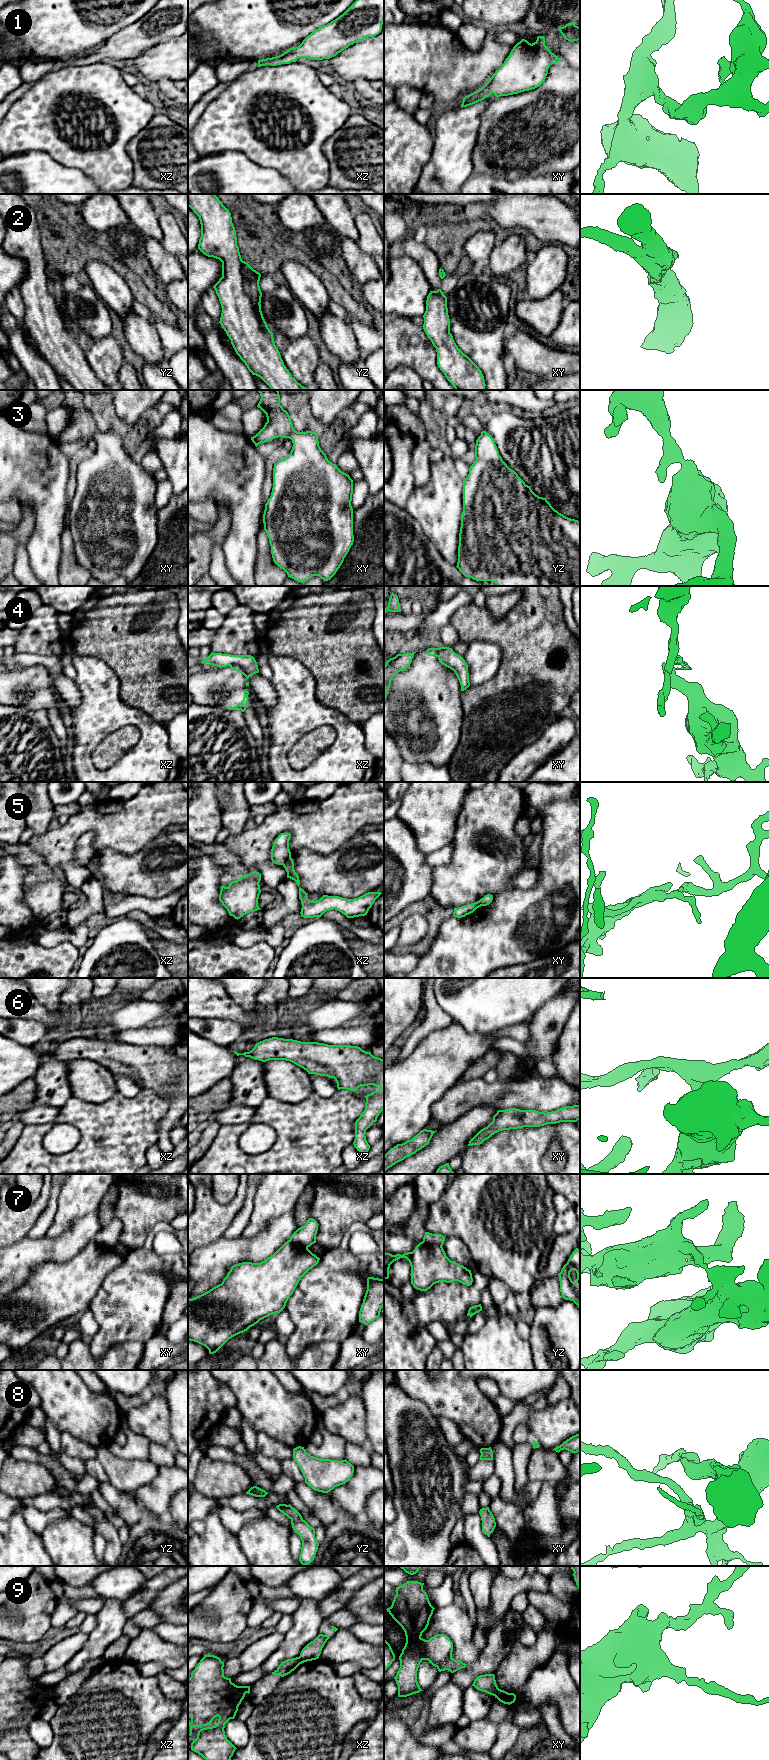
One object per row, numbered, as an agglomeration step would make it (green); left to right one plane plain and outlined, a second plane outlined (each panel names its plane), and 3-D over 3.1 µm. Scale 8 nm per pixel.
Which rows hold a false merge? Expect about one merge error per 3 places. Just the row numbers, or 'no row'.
4, 5, 7, 9

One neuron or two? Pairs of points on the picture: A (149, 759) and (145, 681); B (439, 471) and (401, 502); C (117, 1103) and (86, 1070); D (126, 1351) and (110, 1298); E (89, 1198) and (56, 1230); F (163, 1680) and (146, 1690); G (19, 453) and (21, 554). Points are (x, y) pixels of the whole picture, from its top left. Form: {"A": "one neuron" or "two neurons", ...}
{"A": "two neurons", "B": "two neurons", "C": "two neurons", "D": "two neurons", "E": "one neuron", "F": "two neurons", "G": "two neurons"}

